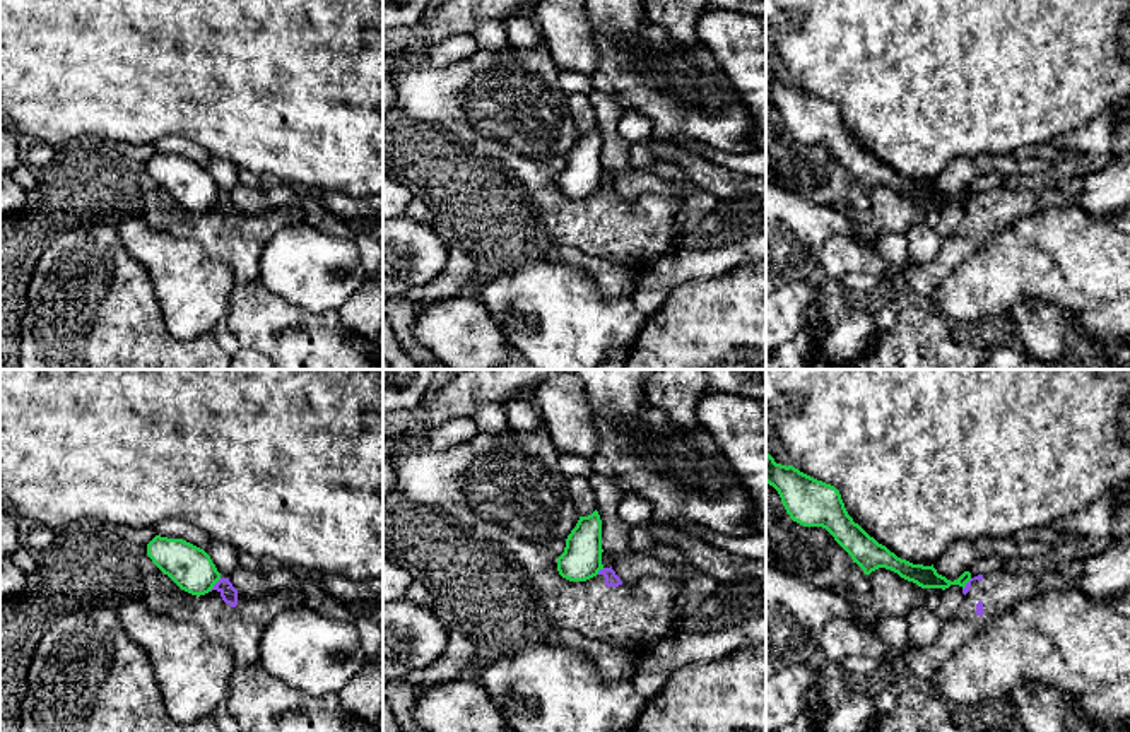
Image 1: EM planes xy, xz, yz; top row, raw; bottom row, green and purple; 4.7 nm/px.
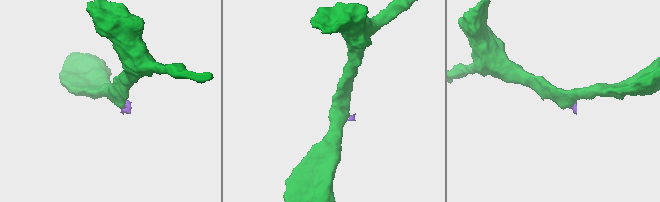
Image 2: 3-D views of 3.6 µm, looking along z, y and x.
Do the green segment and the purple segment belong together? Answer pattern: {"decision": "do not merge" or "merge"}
{"decision": "do not merge"}

